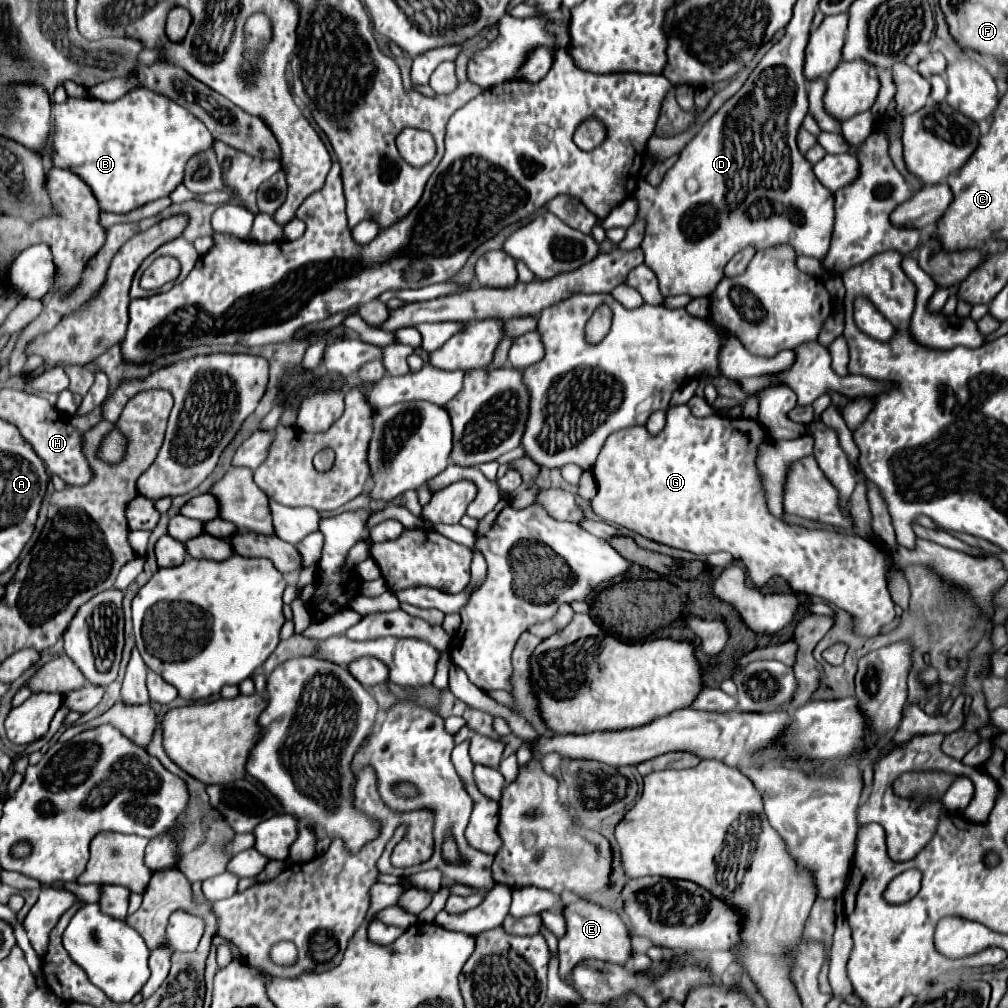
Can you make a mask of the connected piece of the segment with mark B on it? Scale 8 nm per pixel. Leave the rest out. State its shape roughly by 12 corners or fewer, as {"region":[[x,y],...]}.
{"region":[[146,88],[54,104],[52,164],[114,214],[214,140]]}

